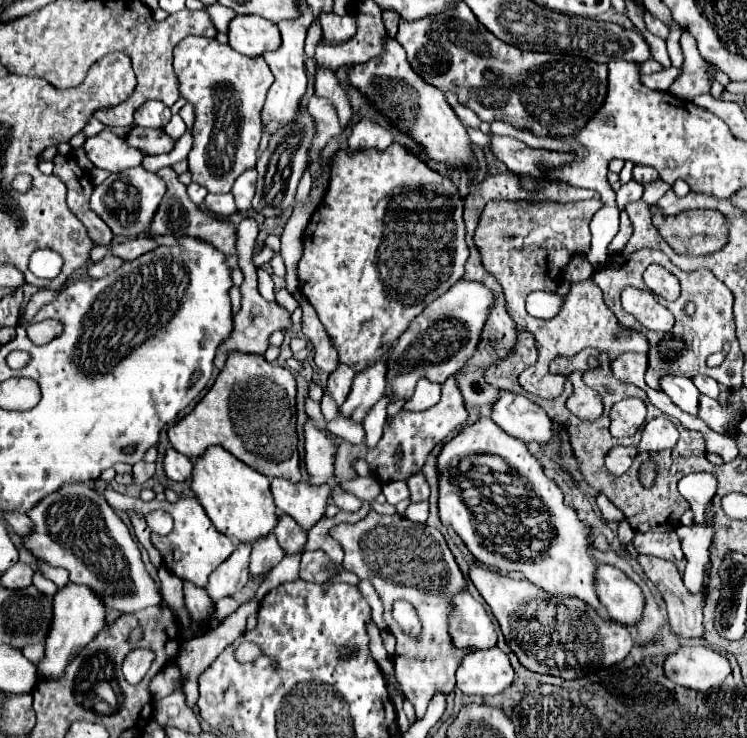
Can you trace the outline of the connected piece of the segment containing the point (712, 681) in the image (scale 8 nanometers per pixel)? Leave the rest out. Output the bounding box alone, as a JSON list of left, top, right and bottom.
[663,645,731,691]

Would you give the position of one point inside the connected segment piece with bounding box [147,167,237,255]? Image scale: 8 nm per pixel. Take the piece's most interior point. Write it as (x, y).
(177, 215)

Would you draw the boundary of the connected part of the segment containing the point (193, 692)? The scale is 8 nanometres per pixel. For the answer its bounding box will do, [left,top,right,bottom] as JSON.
[177,597,259,707]

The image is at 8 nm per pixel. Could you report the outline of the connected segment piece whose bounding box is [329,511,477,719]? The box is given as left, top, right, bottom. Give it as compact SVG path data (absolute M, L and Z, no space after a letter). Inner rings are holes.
M369 511L367 517L357 523L335 525L329 535L339 541L345 551L345 569L355 573L359 579L369 579L375 587L383 603L387 631L391 631L397 639L393 655L395 679L399 681L403 695L413 703L417 719L423 717L435 693L451 693L455 689L455 671L459 661L463 661L467 653L477 651L455 649L451 635L447 633L447 597L451 597L451 593L463 593L467 587L453 553L449 551L439 529L417 525L401 515L379 515L375 511ZM395 599L405 599L417 609L423 625L419 639L403 635L391 617L391 603Z

